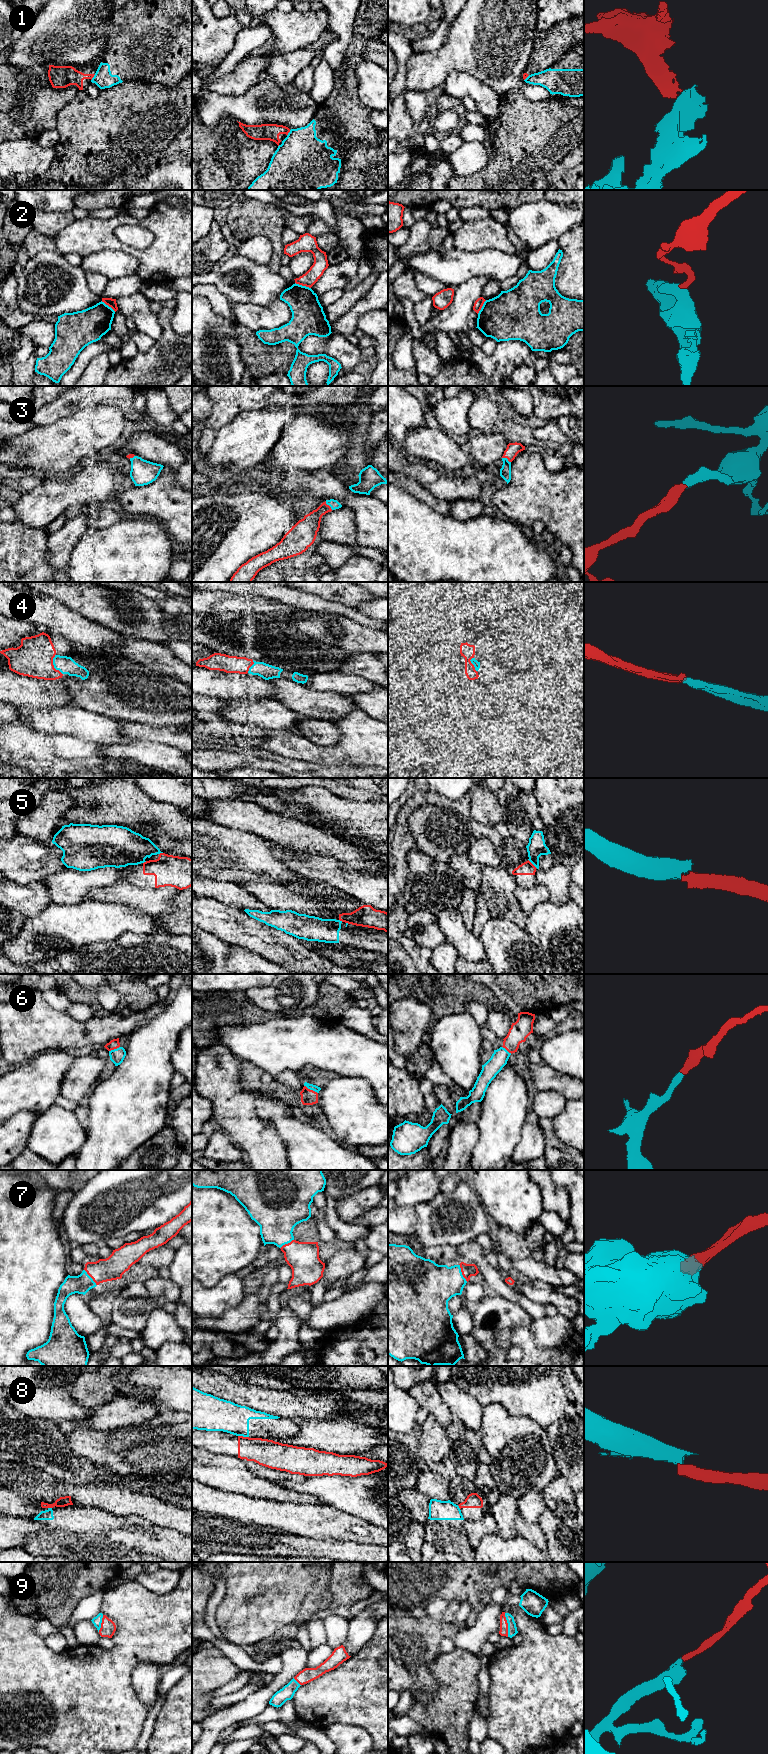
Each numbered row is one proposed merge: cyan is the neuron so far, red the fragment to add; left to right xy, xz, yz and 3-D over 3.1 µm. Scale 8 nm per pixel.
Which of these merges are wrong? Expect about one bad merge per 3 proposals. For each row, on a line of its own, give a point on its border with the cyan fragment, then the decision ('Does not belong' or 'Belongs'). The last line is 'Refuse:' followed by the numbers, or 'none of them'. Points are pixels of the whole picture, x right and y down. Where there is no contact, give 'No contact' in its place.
1: Touches cyan at xy (93, 77). Does not belong
2: Touches cyan at xz (303, 286). Does not belong
3: Touches cyan at xz (328, 504). Belongs
4: Touches cyan at xy (53, 664). Belongs
5: Touches cyan at yz (533, 864). Does not belong
6: Touches cyan at xz (311, 1089). Belongs
7: Touches cyan at yz (461, 1273). Belongs
8: Touches cyan at xz (243, 1436). Does not belong
9: Touches cyan at yz (508, 1625). Belongs
Refuse: 1, 2, 5, 8

